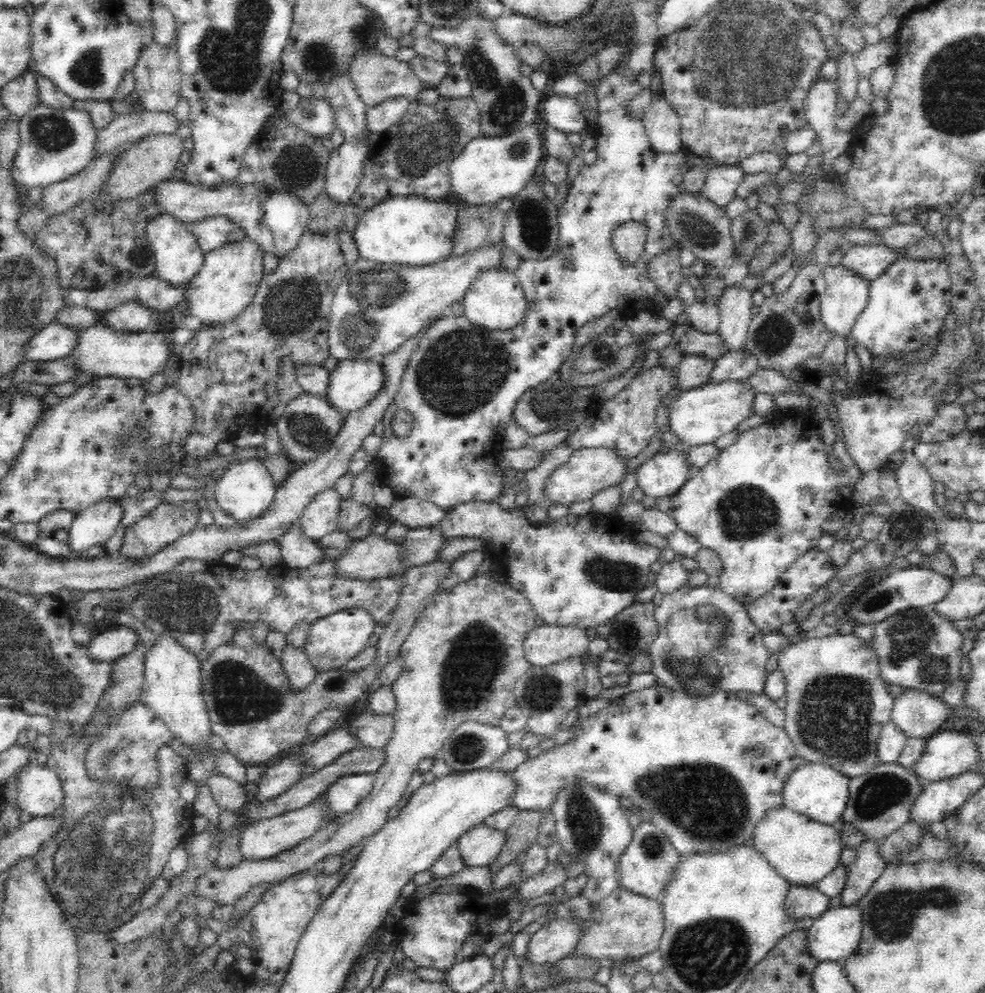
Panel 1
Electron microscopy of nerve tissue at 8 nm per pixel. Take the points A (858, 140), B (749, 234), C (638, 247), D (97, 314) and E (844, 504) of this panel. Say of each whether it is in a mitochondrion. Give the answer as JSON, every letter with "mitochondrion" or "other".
{"A":"other","B":"mitochondrion","C":"other","D":"other","E":"other"}

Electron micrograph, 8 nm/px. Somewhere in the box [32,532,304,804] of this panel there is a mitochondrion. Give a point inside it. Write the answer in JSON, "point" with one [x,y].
{"point":[240,695]}

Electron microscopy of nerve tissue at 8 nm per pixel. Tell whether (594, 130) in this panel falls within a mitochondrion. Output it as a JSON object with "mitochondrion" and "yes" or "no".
{"mitochondrion":"no"}

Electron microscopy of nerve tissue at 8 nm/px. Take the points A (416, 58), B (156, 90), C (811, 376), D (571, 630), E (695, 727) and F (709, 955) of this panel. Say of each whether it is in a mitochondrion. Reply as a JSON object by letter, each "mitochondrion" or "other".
{"A":"other","B":"other","C":"other","D":"other","E":"other","F":"mitochondrion"}

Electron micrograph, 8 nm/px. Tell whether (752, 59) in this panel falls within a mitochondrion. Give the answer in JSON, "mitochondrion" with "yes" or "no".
{"mitochondrion":"yes"}

